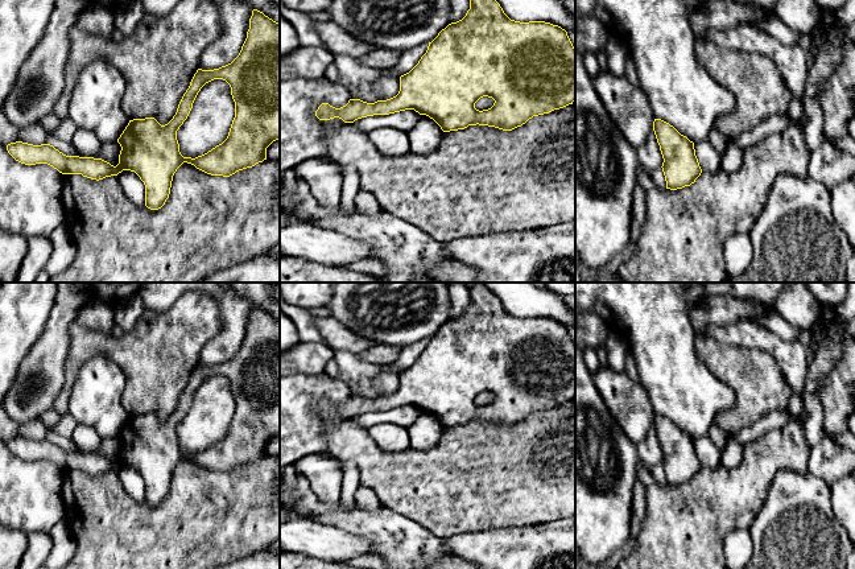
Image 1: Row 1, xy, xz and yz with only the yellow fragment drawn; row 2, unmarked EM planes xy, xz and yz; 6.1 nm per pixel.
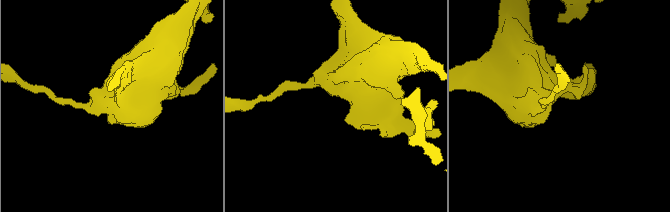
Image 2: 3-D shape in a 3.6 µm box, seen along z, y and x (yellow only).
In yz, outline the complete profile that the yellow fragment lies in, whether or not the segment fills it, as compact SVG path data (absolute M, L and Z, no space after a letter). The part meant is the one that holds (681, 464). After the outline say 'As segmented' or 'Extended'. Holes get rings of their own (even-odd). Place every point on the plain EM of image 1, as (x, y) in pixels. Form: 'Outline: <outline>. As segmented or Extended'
Outline: M654 415L653 426L664 454L661 463L666 485L677 486L694 479L702 469L694 438L661 415Z. As segmented

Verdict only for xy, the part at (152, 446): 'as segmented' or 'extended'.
as segmented

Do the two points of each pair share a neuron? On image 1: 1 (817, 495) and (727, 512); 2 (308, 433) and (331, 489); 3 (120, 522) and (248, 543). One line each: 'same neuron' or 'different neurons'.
1: different neurons
2: different neurons
3: same neuron

